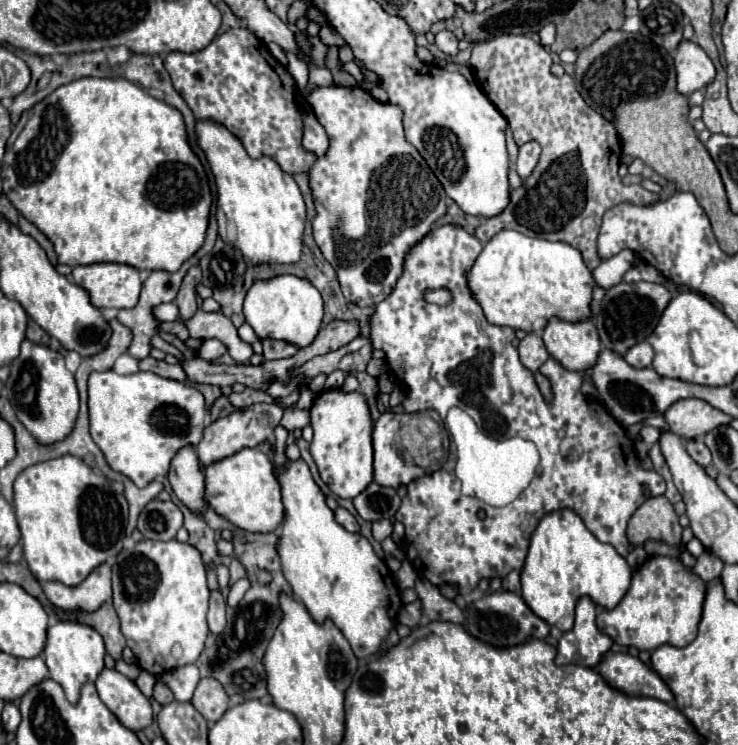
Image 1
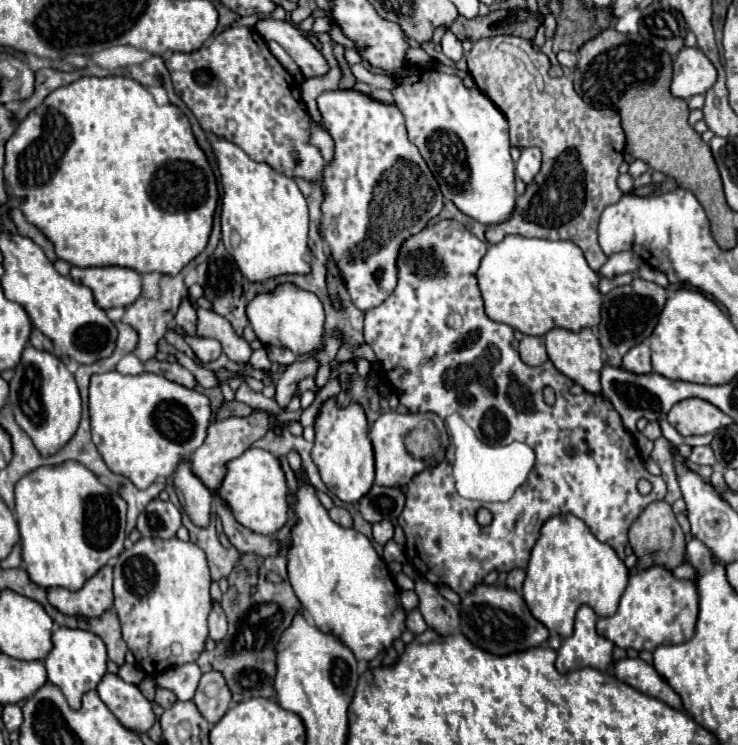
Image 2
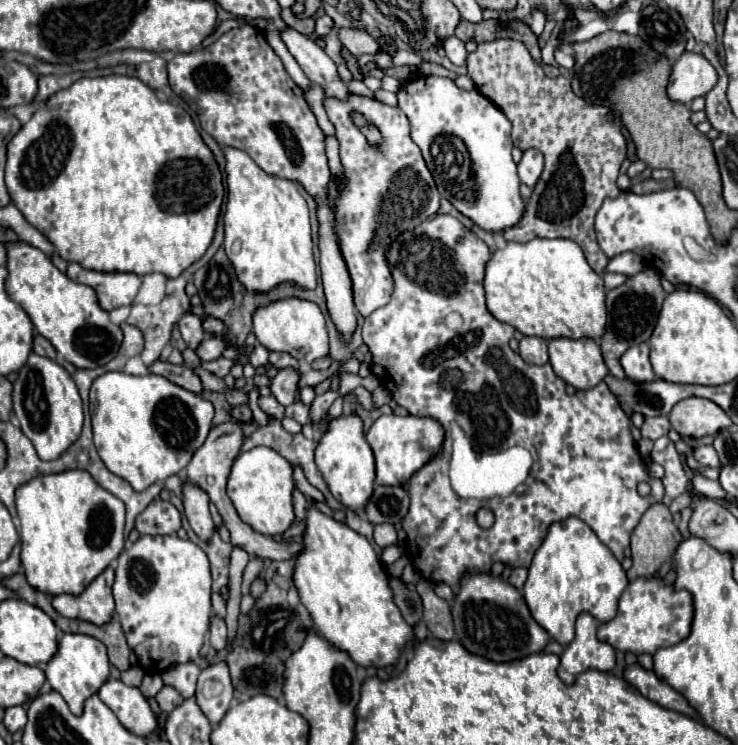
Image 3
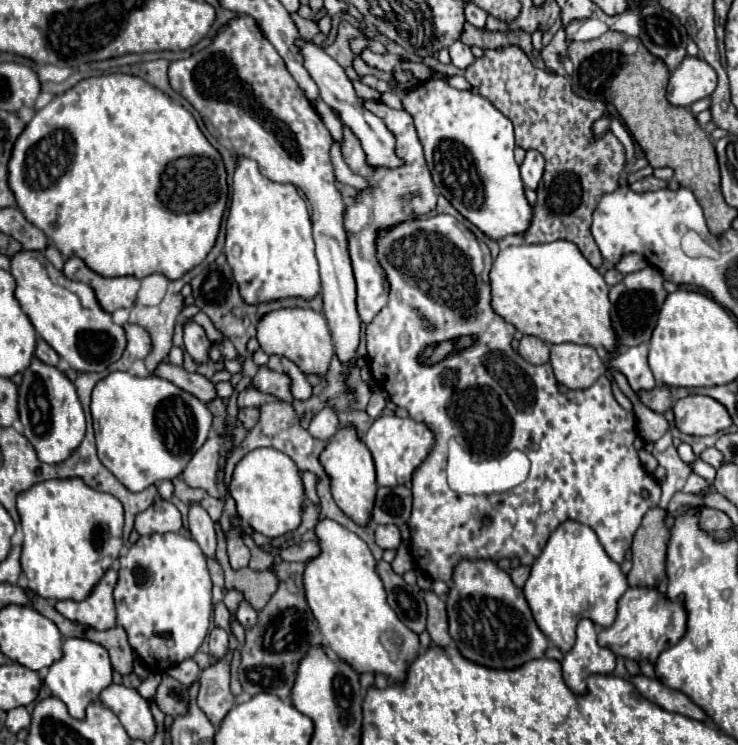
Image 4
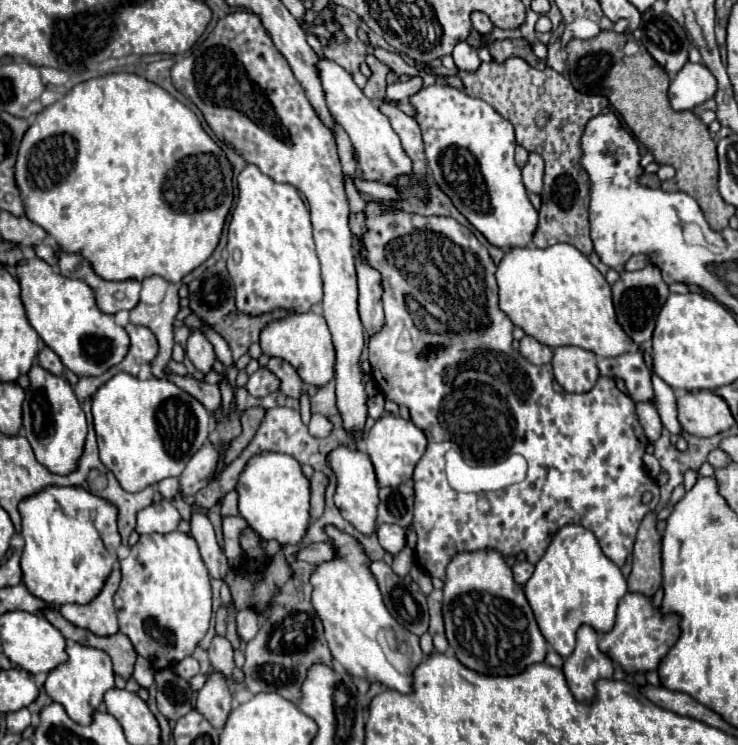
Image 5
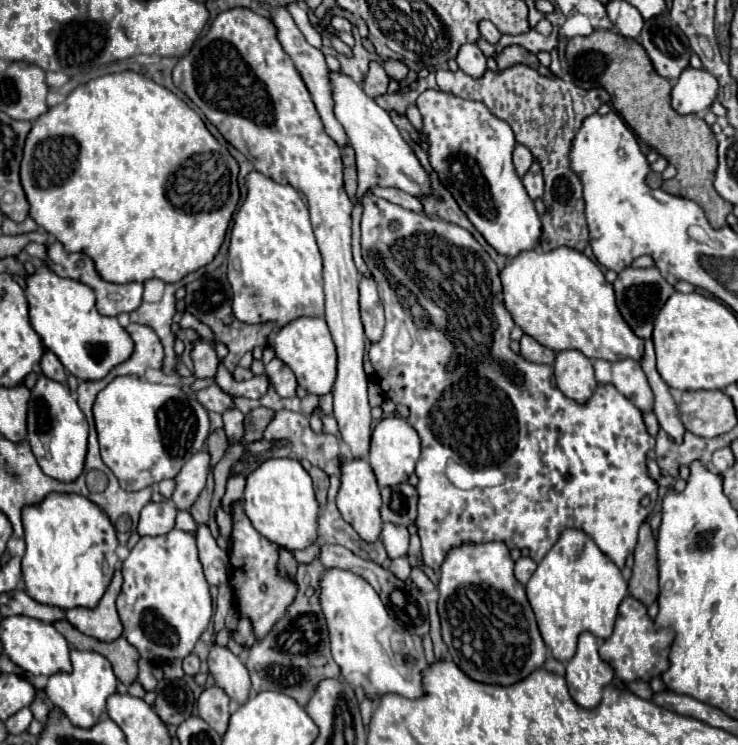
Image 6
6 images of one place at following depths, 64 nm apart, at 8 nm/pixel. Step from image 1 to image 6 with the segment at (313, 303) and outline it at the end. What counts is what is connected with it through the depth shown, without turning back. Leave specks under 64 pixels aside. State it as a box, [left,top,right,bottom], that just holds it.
[272,318,336,396]

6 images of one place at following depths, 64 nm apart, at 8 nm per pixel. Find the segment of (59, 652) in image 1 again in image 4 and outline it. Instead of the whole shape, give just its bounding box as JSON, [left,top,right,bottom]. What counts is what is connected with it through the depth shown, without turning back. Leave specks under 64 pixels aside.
[44,638,112,720]

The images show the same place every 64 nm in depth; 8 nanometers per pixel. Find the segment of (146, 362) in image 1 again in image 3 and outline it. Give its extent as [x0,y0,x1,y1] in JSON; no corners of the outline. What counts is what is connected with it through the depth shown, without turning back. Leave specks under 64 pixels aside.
[150,360,204,394]

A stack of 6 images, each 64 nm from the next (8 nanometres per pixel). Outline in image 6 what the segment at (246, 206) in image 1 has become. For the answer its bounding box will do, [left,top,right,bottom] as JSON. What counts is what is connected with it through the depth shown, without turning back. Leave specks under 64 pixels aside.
[228,172,324,330]

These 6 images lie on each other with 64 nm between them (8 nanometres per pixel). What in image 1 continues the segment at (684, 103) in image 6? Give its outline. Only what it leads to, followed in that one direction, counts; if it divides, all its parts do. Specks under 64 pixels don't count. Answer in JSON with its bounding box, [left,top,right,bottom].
[676,40,716,96]

